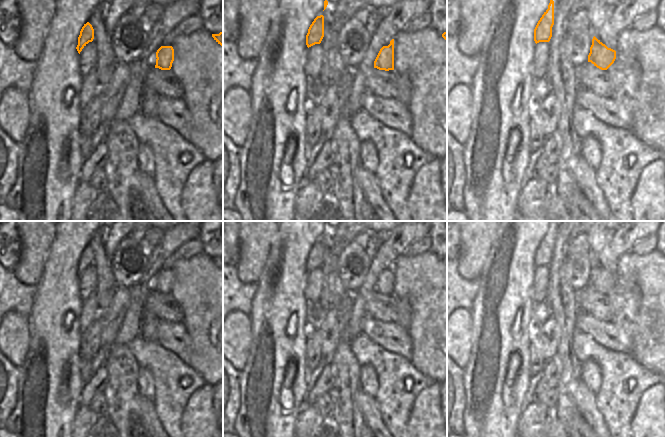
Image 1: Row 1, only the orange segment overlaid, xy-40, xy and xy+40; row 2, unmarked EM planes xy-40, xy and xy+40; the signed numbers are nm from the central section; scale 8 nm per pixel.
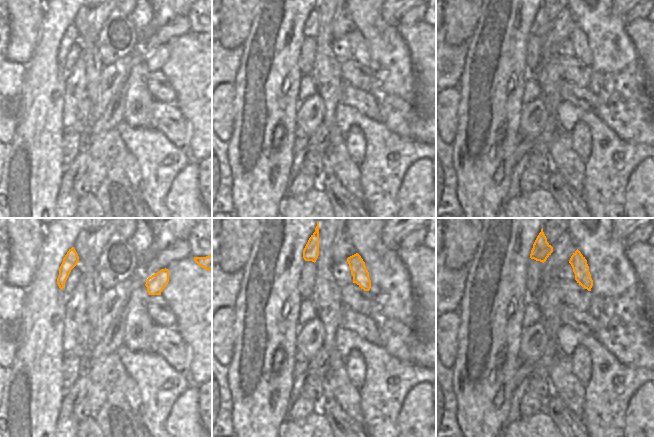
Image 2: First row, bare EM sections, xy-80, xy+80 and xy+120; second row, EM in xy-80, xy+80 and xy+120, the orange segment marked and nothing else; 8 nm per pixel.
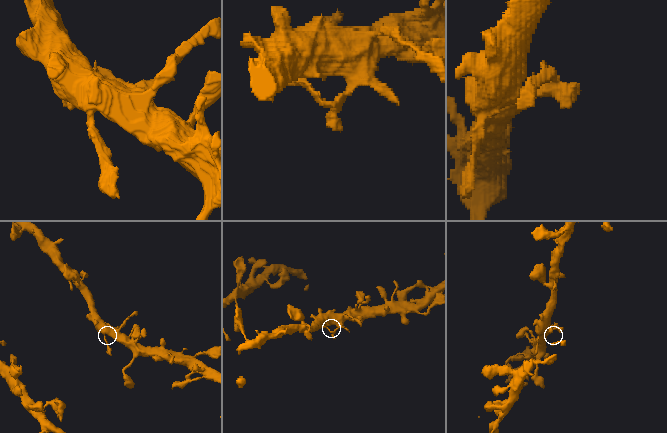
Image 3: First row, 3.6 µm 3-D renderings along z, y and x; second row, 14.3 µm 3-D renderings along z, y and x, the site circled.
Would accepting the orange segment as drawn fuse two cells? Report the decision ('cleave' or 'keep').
cleave

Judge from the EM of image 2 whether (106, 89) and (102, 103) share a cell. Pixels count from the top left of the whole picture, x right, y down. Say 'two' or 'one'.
one

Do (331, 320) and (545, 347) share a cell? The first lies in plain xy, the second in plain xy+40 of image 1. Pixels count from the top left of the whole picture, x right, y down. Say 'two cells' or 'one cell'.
one cell

